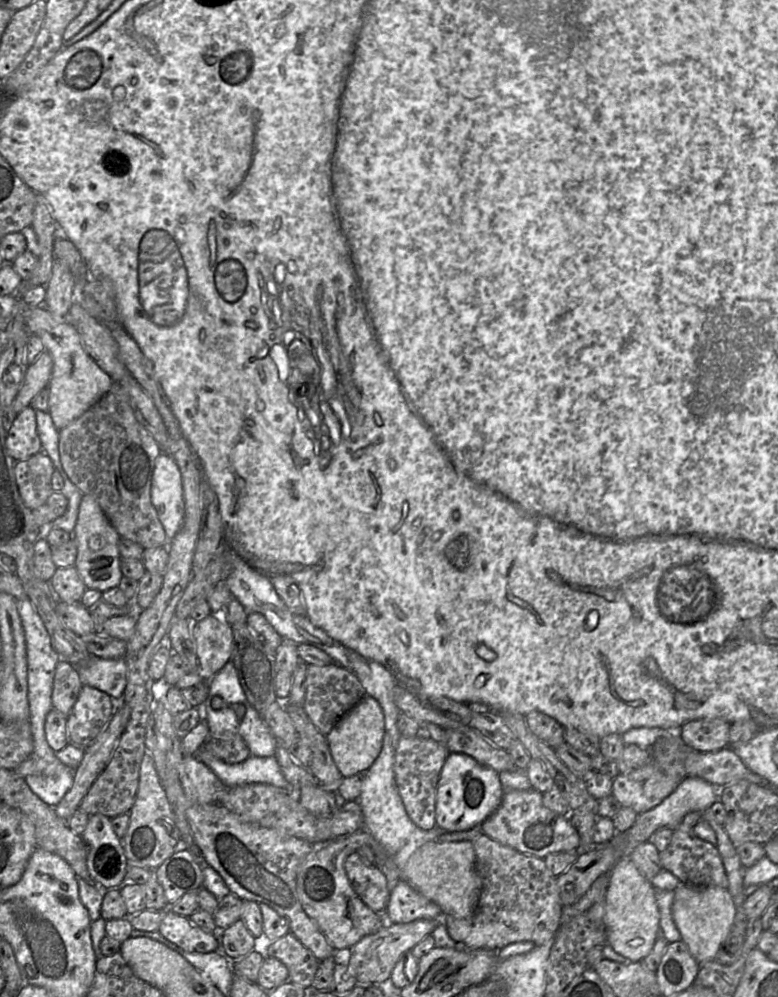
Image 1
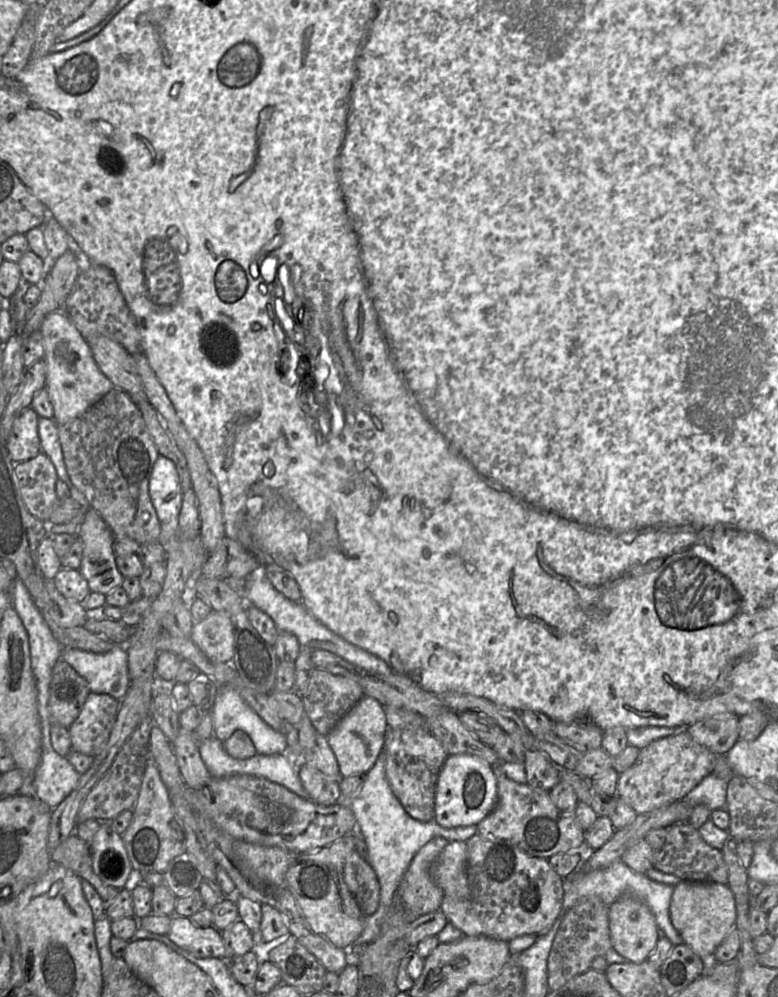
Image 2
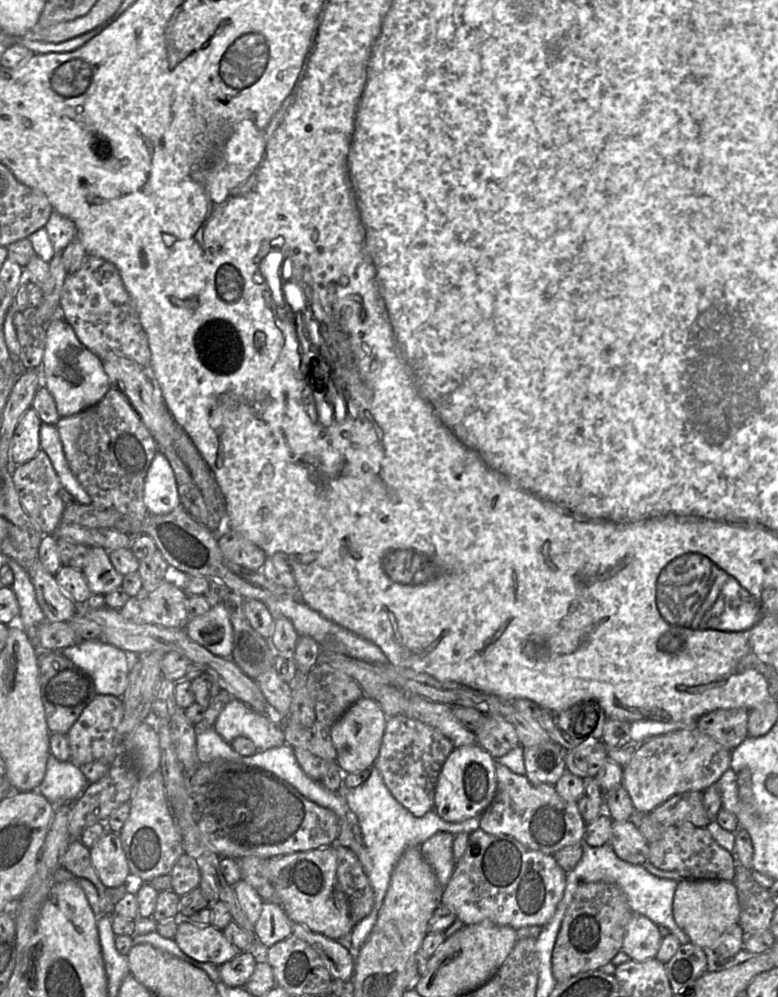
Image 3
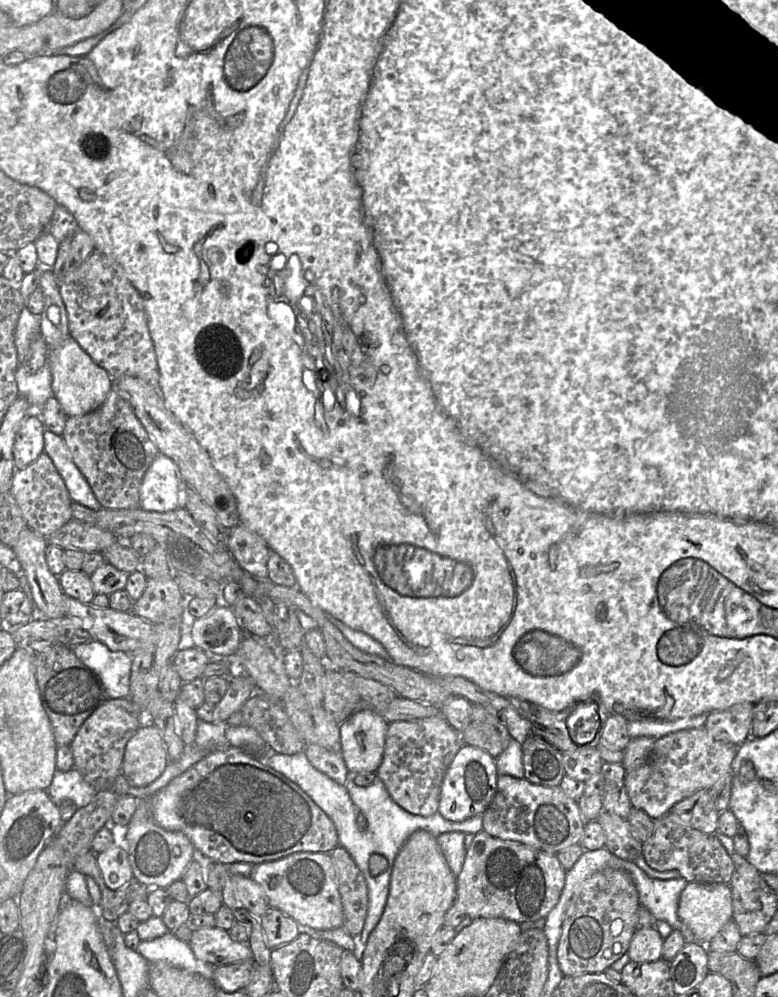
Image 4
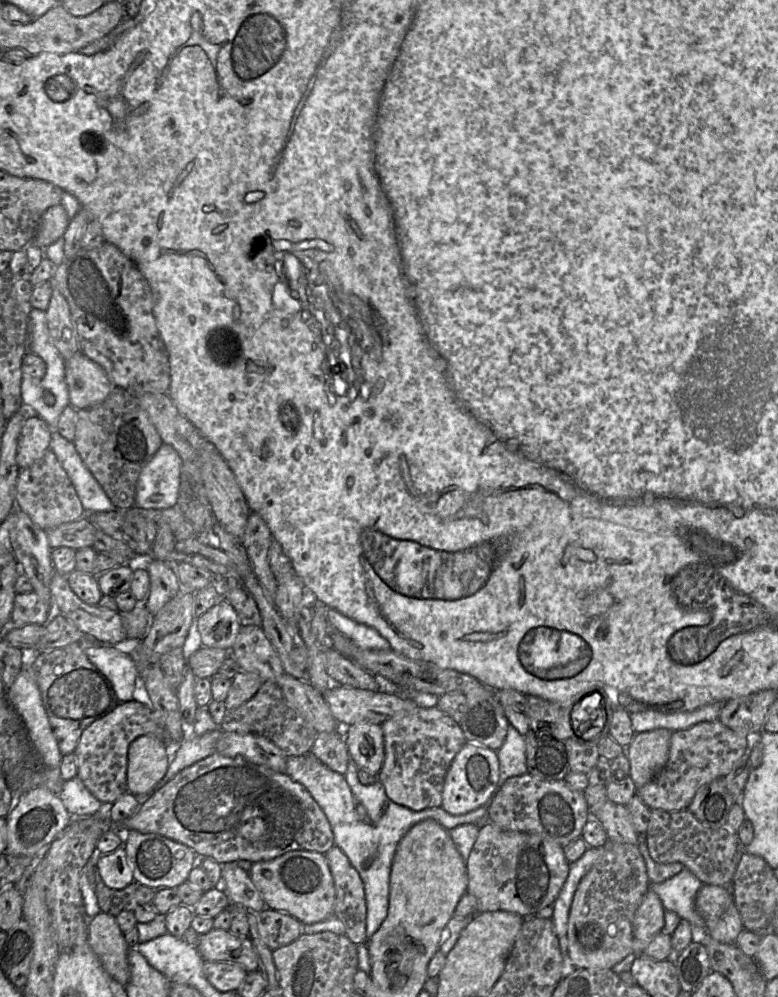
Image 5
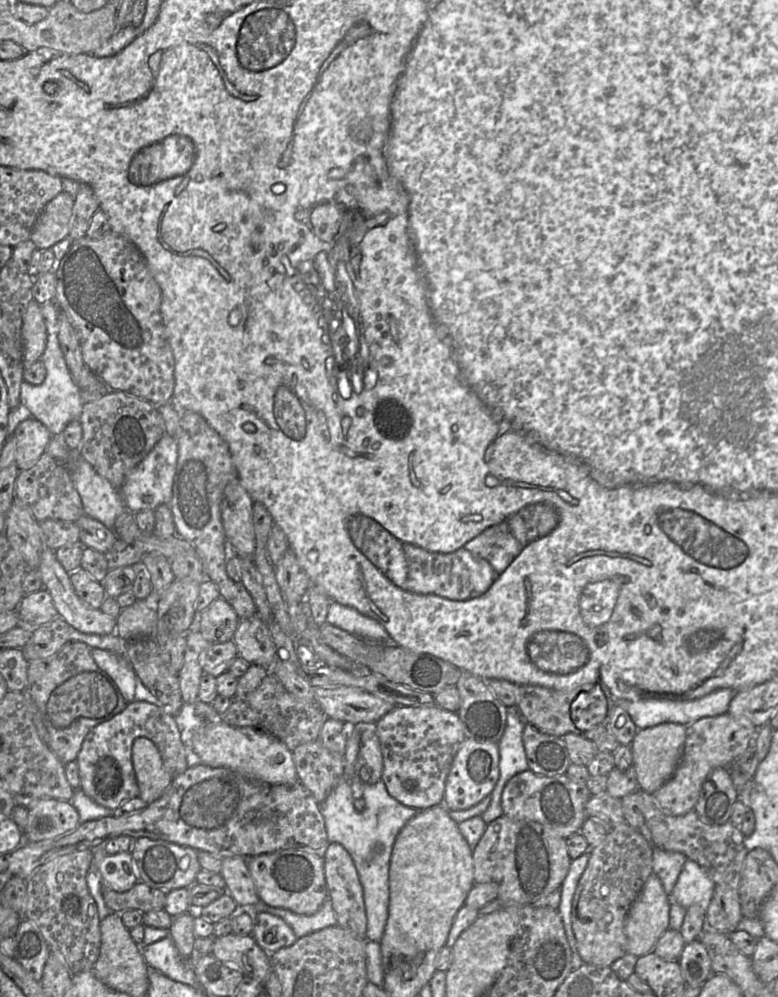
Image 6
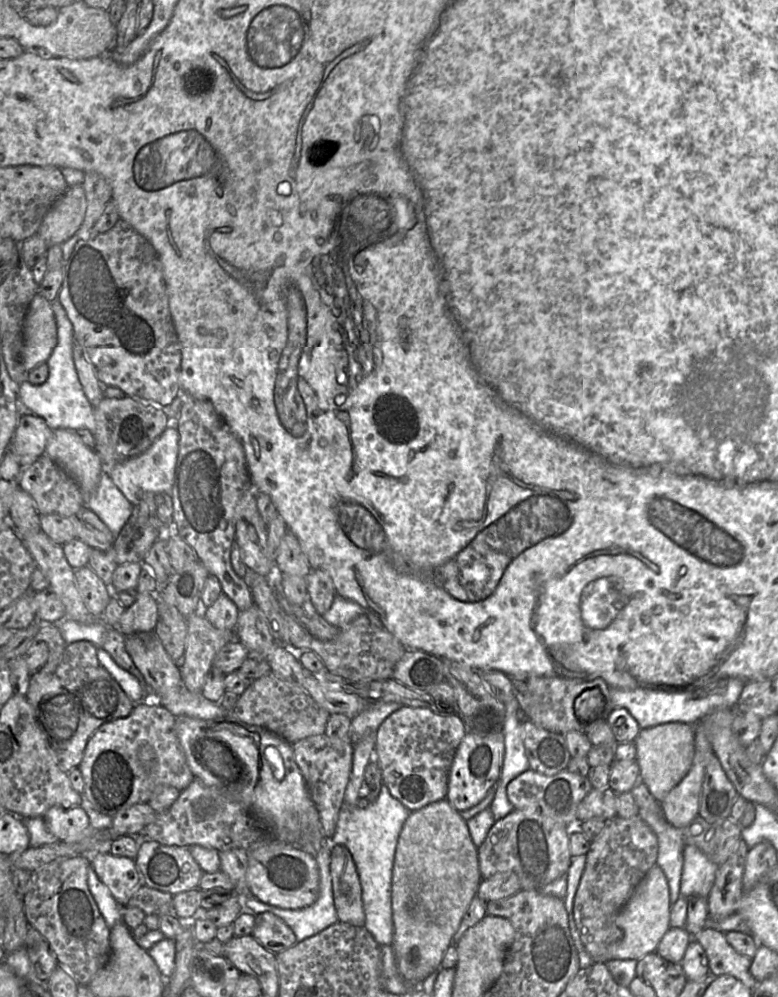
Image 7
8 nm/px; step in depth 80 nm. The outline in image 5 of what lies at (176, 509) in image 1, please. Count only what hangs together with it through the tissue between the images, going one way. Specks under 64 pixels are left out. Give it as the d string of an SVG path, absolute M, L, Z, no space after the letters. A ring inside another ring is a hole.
M162 443L139 474L134 506L155 510L176 507L181 468L178 452L171 445Z

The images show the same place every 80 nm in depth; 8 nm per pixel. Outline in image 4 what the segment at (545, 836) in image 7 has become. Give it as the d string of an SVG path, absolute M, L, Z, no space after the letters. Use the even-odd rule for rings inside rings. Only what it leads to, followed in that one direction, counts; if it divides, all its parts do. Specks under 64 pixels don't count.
M481 830L474 835L457 876L455 903L462 904L465 915L473 920L503 918L518 924L536 921L546 918L558 903L566 872L556 854L495 838Z

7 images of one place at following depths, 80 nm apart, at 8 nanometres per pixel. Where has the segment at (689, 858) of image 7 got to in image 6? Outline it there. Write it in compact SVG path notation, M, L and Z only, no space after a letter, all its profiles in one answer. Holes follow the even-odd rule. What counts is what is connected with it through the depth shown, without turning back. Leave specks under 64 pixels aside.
M687 858L670 894L670 903L678 903L685 909L698 905L706 912L714 888L715 883L699 864Z

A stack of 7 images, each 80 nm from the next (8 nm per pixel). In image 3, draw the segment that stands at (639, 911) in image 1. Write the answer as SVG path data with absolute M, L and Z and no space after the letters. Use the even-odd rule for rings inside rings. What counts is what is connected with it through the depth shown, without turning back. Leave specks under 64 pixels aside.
M633 914L627 926L621 951L630 960L644 962L656 957L662 938L658 926L646 916Z

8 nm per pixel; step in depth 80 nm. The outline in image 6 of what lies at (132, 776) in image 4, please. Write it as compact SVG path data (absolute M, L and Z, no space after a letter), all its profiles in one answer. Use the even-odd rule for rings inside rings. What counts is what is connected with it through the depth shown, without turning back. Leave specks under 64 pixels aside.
M137 738L132 747L132 763L139 787L138 797L147 804L159 799L174 776L165 769L156 745L148 738Z

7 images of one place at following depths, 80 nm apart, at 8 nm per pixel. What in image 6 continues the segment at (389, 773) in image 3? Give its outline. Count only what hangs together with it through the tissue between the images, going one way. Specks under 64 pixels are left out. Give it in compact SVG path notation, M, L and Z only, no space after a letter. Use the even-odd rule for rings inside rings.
M437 705L398 706L376 722L383 757L381 781L401 804L424 810L443 804L445 782L453 759L465 741L459 716Z

